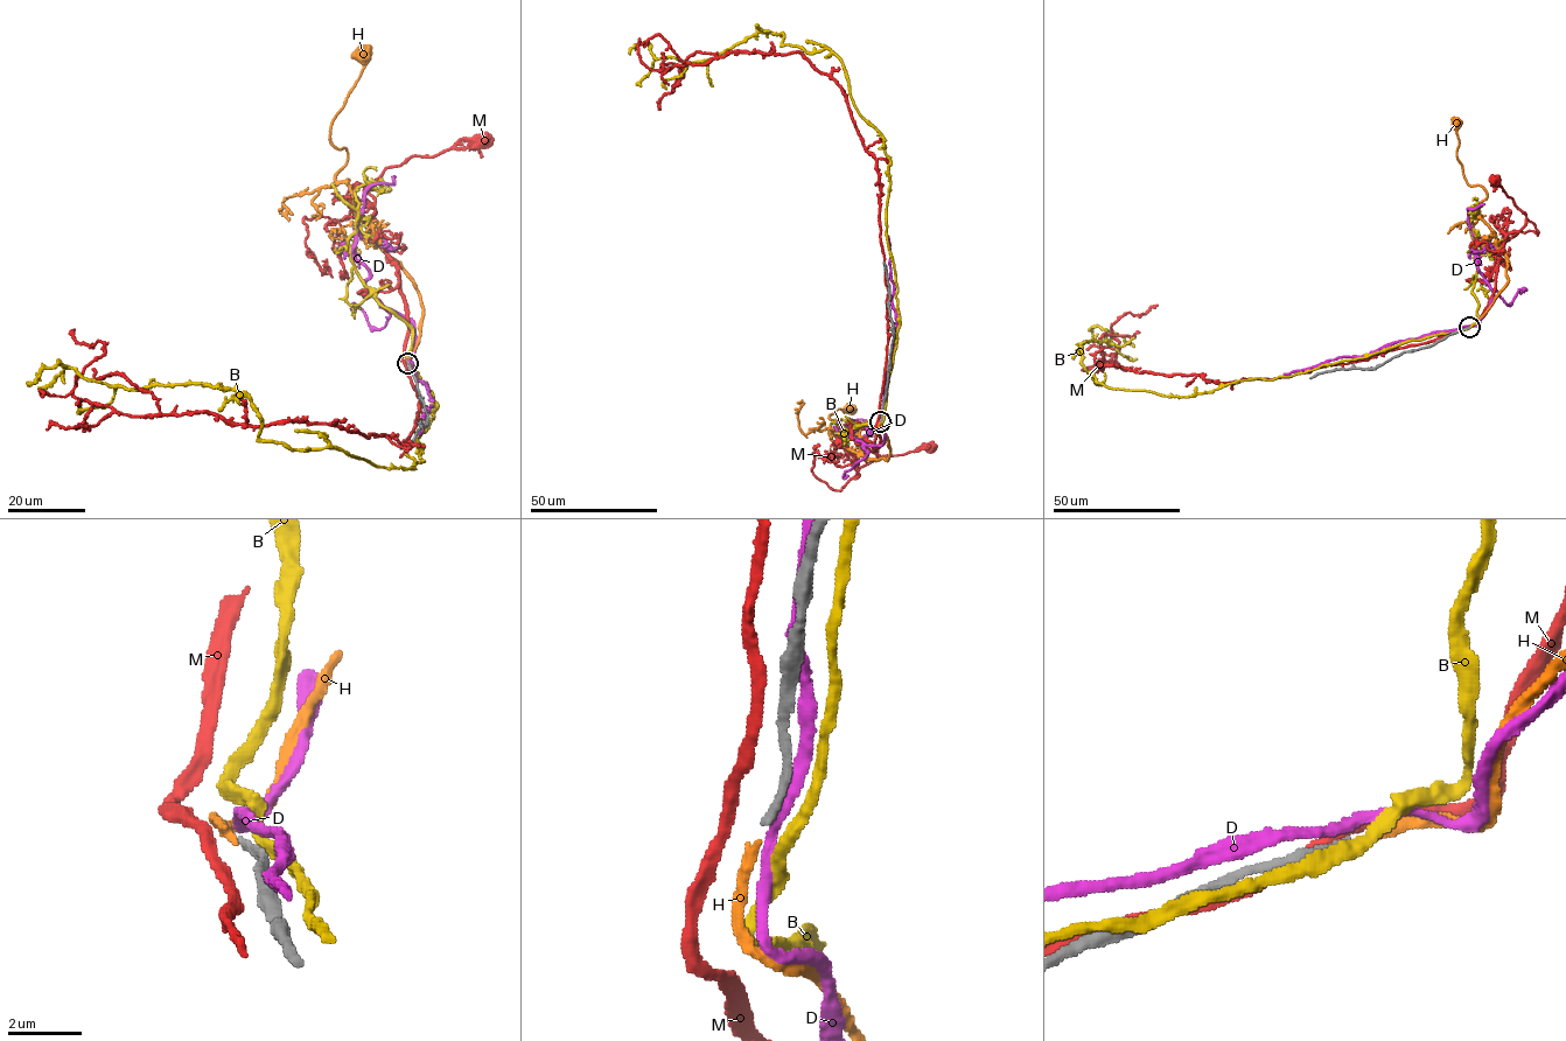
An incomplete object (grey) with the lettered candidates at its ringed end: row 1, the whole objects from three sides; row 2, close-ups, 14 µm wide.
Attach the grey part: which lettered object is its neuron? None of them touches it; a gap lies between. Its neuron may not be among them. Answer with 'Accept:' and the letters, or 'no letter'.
Accept: H

